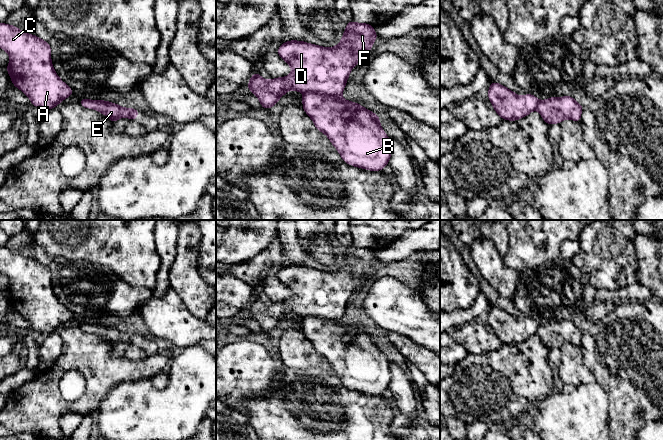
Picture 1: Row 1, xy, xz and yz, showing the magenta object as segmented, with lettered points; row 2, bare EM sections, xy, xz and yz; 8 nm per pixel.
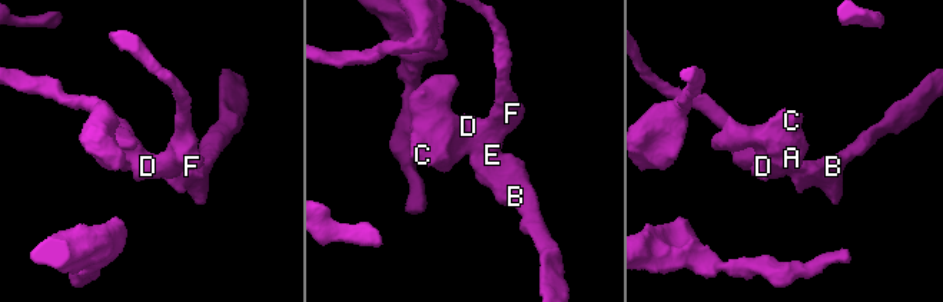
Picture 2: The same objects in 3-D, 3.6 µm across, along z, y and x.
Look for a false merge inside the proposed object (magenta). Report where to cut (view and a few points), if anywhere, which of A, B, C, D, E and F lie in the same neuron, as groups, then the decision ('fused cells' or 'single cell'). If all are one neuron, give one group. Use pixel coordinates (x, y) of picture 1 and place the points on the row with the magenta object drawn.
xz (304, 93), (316, 92), (340, 95) | A C D F / B E | fused cells

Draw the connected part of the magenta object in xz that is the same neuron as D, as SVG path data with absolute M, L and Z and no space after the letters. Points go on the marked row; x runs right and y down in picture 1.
M351 20L346 24L344 34L335 47L326 48L297 40L283 42L277 49L277 53L292 68L292 72L286 77L272 78L270 81L253 72L247 88L259 99L261 107L268 110L275 106L289 90L304 94L315 92L324 95L341 95L353 67L367 59L377 38L373 26Z

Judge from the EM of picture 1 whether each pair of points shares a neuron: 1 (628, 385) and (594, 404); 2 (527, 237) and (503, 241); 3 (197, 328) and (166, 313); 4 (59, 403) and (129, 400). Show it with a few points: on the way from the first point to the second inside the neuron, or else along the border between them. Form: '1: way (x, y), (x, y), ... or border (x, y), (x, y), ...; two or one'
1: border (596, 381), (607, 394), (609, 419); two
2: border (507, 230), (508, 249), (502, 256); two
3: way (189, 328), (181, 328), (174, 321); one
4: border (118, 385), (115, 385), (108, 392), (97, 409); two

